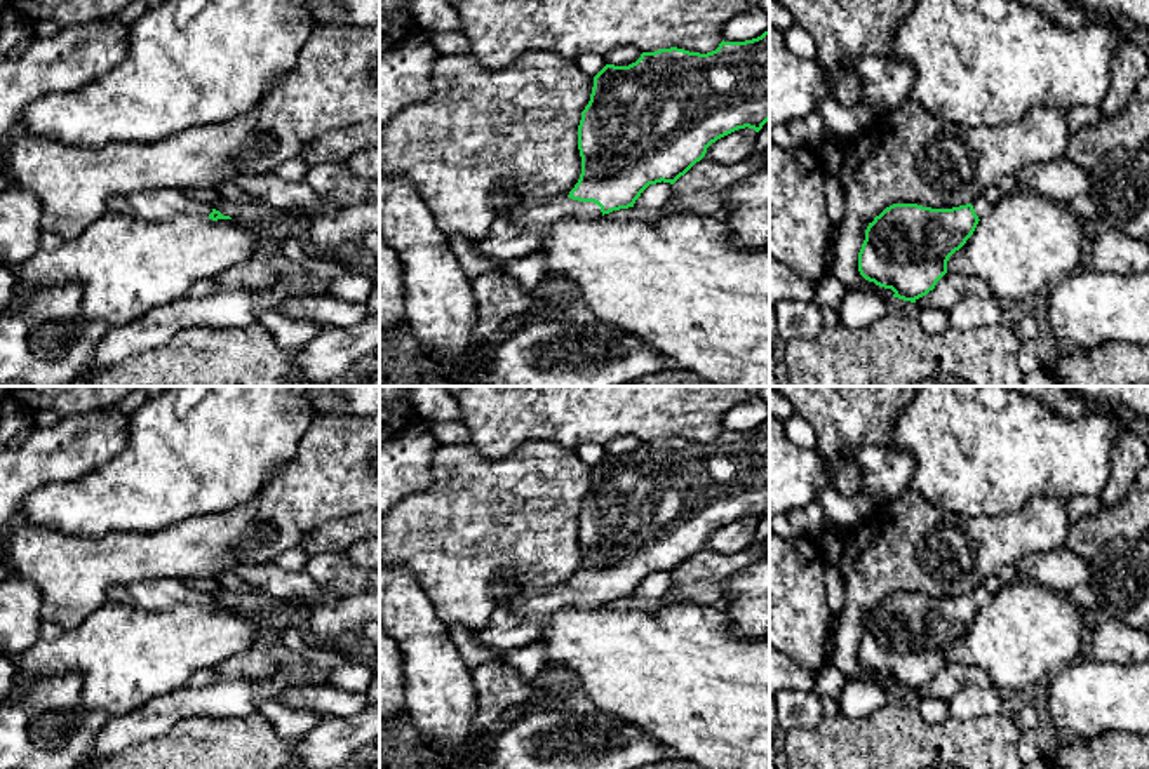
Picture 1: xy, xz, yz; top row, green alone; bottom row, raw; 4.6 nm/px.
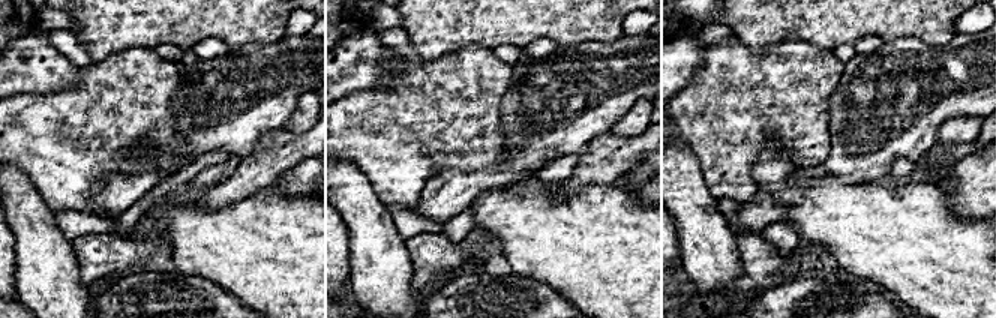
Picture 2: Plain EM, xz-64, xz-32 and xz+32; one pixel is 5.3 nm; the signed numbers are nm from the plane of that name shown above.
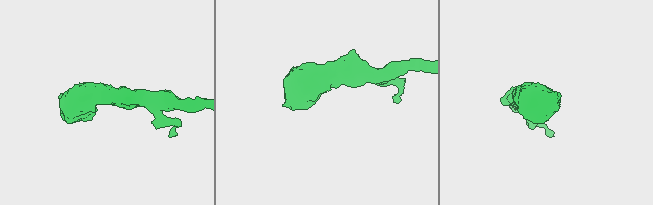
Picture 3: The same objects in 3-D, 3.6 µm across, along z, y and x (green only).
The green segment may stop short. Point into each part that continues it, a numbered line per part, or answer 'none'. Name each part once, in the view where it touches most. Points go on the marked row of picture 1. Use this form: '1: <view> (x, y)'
1: xz (516, 234)

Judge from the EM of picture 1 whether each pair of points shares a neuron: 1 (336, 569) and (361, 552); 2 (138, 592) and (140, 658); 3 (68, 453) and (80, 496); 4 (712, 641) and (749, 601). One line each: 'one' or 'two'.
1: two
2: two
3: two
4: two

